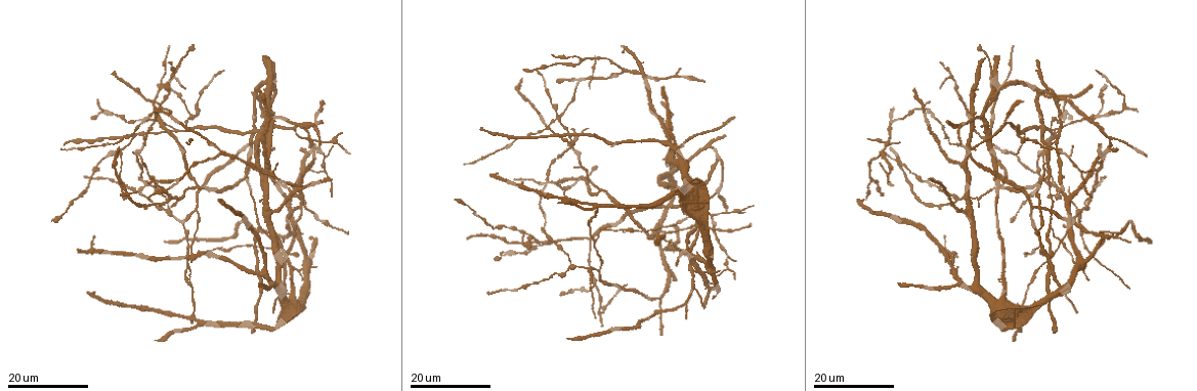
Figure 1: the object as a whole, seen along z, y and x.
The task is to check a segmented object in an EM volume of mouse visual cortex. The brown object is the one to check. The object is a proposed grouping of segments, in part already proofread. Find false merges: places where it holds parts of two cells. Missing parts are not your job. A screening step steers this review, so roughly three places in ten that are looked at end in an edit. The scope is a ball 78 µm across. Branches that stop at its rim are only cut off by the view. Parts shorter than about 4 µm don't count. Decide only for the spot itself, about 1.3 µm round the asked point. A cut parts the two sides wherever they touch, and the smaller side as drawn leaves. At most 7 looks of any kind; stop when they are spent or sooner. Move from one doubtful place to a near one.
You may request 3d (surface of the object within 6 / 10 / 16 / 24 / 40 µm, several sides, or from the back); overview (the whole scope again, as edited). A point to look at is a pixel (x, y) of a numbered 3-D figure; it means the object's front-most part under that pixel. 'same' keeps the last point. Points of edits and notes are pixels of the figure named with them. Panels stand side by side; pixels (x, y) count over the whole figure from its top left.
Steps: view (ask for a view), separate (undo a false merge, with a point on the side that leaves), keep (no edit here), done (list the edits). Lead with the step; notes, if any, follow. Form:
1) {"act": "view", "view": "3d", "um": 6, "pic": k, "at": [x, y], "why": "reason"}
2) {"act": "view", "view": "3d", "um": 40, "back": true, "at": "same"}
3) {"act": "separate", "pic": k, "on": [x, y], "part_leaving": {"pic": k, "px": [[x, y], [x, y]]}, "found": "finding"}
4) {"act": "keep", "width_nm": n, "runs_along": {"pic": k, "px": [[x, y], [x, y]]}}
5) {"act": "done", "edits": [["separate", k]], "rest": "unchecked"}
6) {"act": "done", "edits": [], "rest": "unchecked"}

{"act": "view", "view": "3d", "um": 24, "pic": 1, "at": [558, 185], "why": "branch point"}

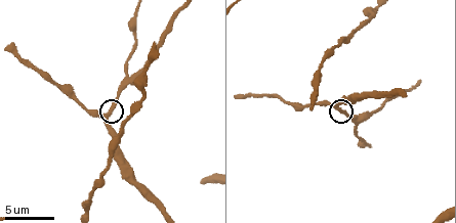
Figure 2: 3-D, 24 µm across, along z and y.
{"act": "view", "view": "3d", "um": 10, "pic": 2, "at": [108, 114]}

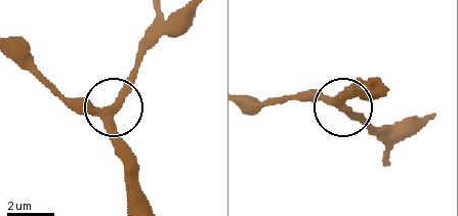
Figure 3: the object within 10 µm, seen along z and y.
{"act": "keep", "width_nm": 310, "runs_along": {"pic": 3, "px": [[378, 82], [340, 105], [290, 96]]}, "found": "all the same cell"}

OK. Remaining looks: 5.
{"act": "view", "view": "3d", "um": 24, "pic": 1, "at": [665, 256]}

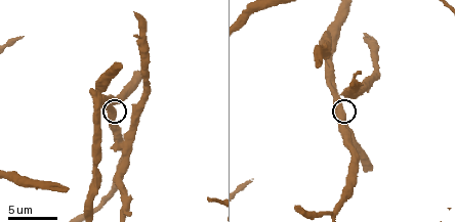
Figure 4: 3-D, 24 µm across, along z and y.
{"act": "view", "view": "3d", "um": 6, "at": "same"}

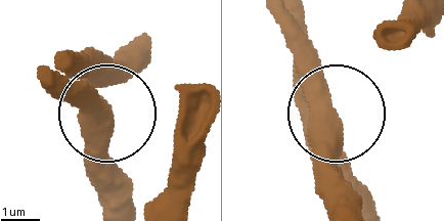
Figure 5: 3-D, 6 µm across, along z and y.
{"act": "keep", "side_arm_um": 8, "found": "continuous, no second cell"}

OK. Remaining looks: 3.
{"act": "view", "view": "3d", "um": 24, "pic": 1, "at": [168, 211], "why": "thin arm on a thick one"}

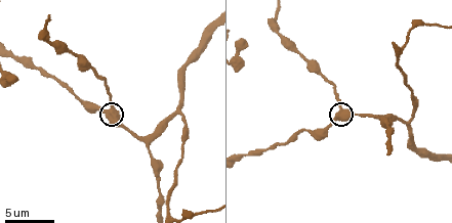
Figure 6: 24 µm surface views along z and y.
{"act": "view", "view": "3d", "um": 10, "pic": 6, "at": [110, 111], "why": "zoom in"}

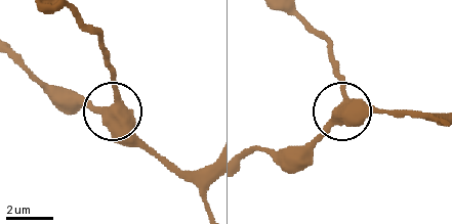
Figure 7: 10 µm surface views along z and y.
{"act": "keep", "arms": 3, "runs_along": {"pic": 7, "px": [[207, 166], [171, 168], [113, 114], [56, 105]]}, "found": "one cell here"}

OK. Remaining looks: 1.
{"act": "view", "view": "3d", "um": 10, "pic": 6, "at": [159, 175], "why": "sudden change in width"}

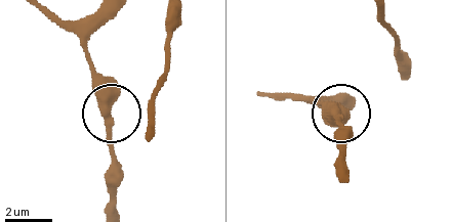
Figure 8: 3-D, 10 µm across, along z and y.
{"act": "keep", "found": "continuous, no second cell"}

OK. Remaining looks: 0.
{"act": "done", "edits": [], "rest": "unchecked"}

